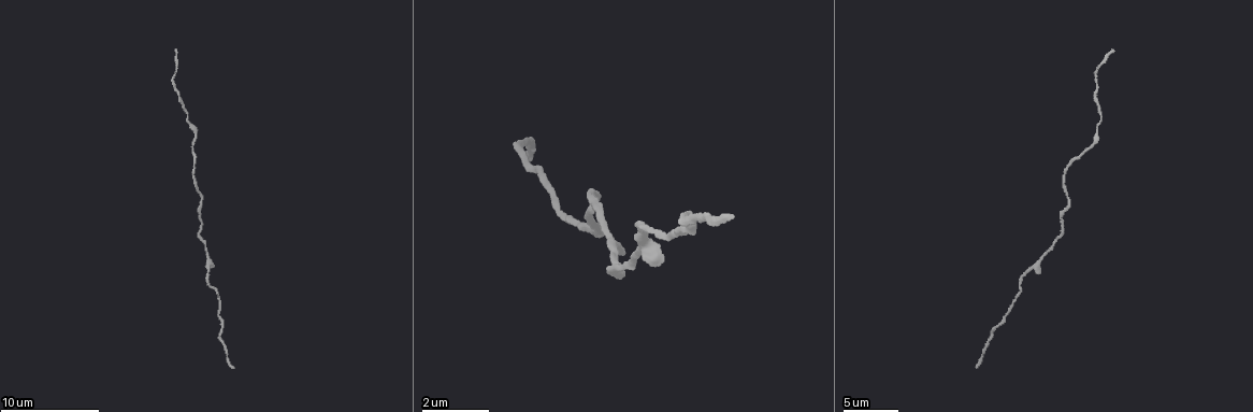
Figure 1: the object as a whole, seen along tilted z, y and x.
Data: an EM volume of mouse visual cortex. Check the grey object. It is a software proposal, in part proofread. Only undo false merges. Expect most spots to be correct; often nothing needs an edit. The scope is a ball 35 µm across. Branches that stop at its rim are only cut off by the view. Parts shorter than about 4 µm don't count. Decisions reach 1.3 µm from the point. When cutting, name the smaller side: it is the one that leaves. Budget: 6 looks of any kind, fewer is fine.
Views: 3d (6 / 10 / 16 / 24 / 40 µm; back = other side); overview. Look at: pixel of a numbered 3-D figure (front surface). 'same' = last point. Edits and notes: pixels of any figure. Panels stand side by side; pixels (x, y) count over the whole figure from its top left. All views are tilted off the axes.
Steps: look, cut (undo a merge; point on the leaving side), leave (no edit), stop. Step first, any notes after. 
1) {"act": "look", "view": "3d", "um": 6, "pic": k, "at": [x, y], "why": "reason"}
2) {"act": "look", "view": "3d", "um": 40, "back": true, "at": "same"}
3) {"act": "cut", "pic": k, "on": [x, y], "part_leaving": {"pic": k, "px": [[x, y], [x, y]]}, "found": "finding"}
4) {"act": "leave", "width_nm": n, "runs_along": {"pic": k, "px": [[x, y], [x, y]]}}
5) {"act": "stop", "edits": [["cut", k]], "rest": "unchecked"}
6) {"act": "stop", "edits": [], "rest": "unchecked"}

{"act": "look", "view": "3d", "um": 10, "pic": 1, "at": [188, 121], "why": "calibre changes"}

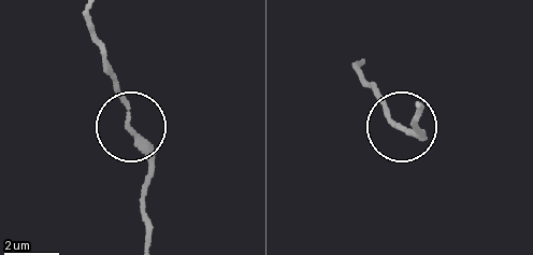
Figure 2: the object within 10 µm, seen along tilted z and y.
{"act": "leave", "runs_along": {"pic": 2, "px": [[144, 237], [150, 171], [102, 53]]}, "found": "all the same neuron"}

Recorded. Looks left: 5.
{"act": "look", "view": "3d", "um": 10, "pic": 1, "at": [1065, 208]}

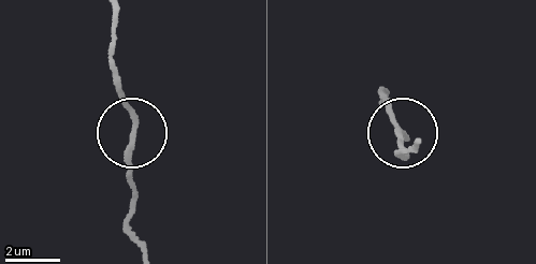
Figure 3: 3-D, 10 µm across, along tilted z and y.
{"act": "leave", "width_nm": 190, "runs_along": {"pic": 3, "px": [[132, 140], [132, 199]]}, "found": "all the same neuron"}

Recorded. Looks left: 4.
{"act": "look", "view": "3d", "um": 10, "pic": 1, "at": [208, 271], "why": "calibre changes"}

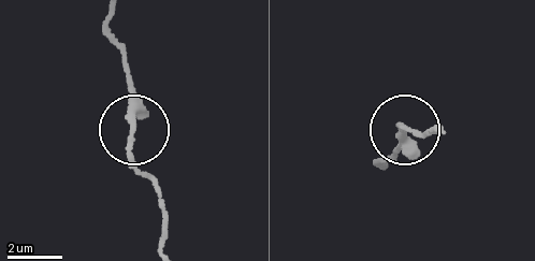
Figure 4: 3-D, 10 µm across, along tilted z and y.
{"act": "leave", "runs_along": {"pic": 4, "px": [[112, 18], [126, 73], [133, 160], [154, 188], [161, 213]]}, "found": "all the same neuron"}

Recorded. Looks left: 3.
{"act": "stop", "edits": [], "rest": "unchecked"}

